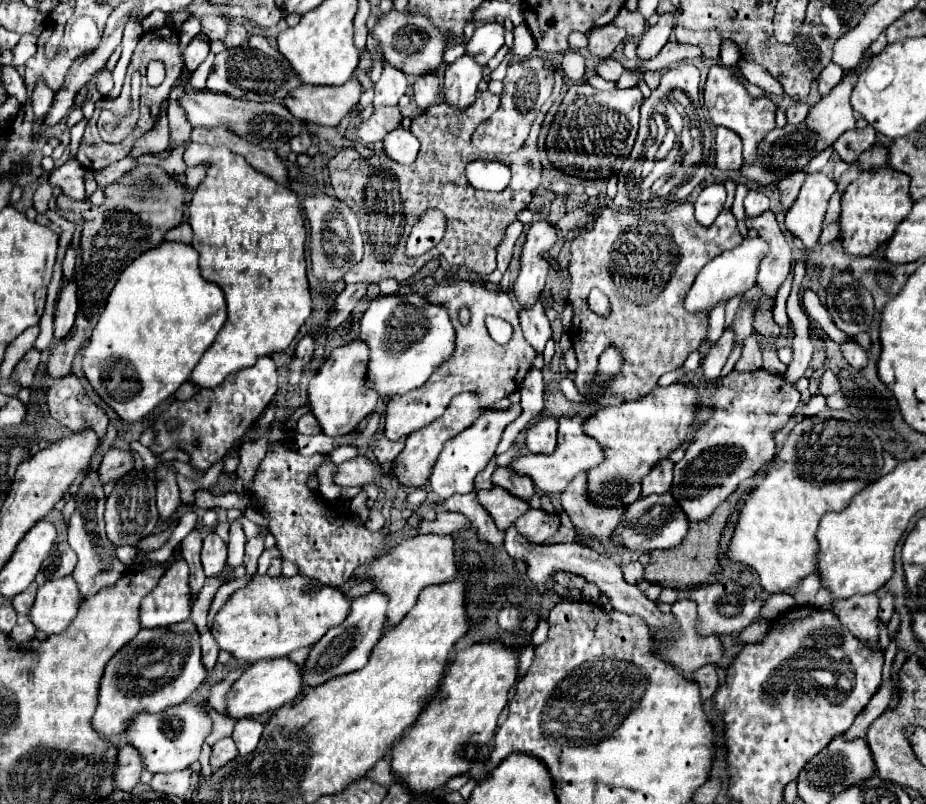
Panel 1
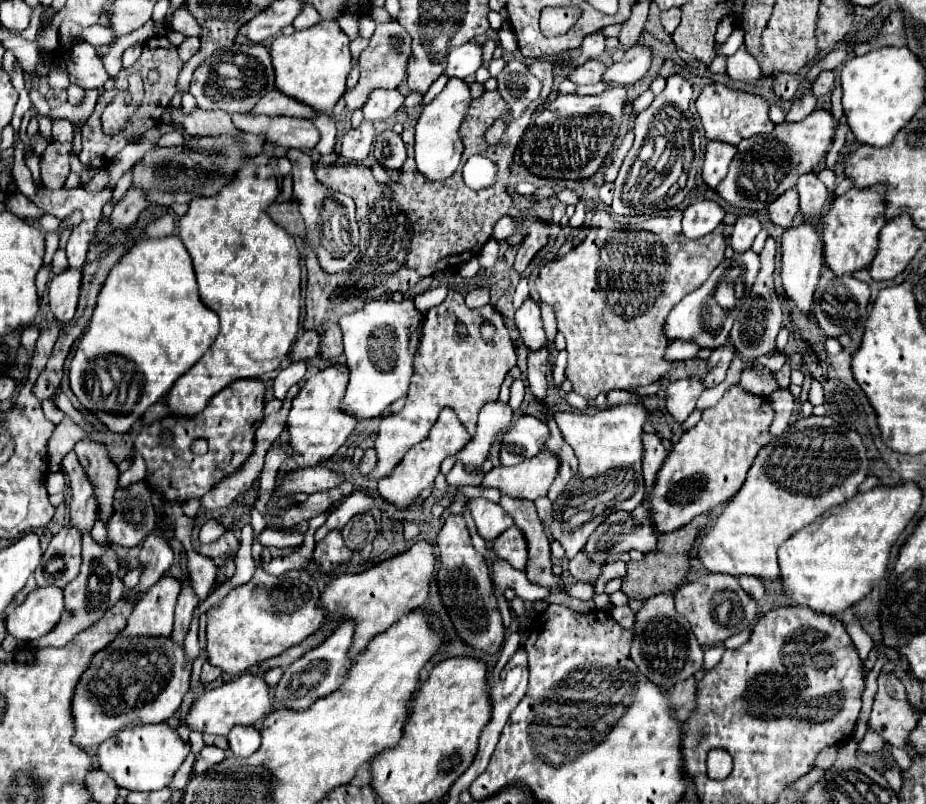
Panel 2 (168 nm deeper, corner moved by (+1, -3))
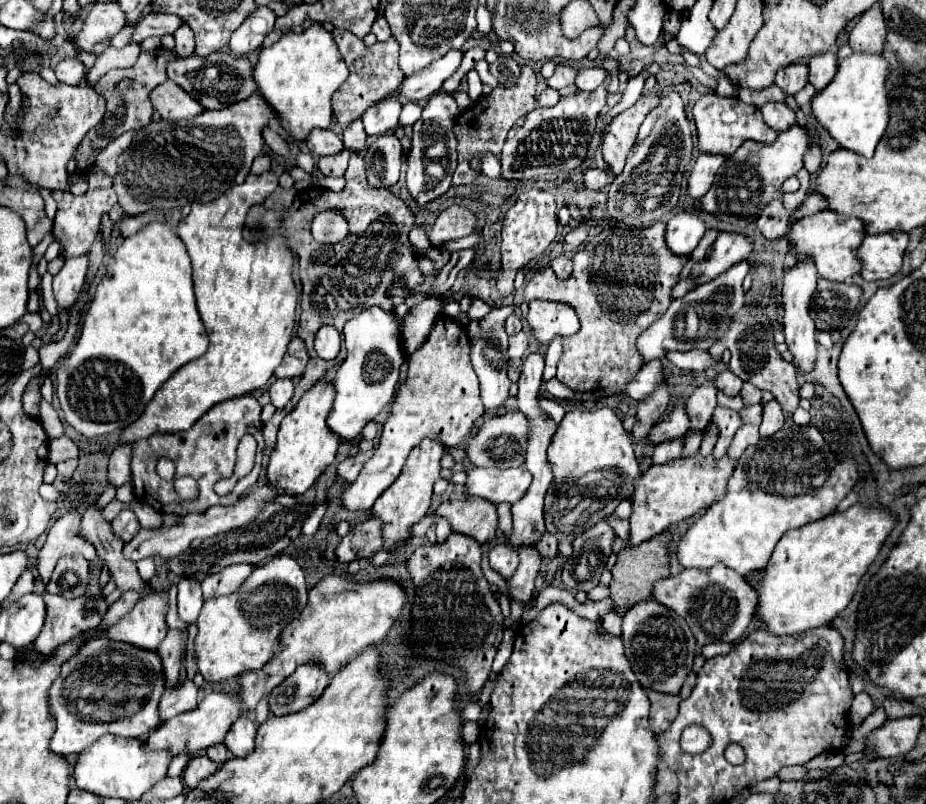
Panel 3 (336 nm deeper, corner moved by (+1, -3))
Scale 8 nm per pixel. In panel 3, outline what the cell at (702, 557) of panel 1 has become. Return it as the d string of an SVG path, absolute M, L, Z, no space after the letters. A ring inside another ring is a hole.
M651 537L649 541L643 541L637 547L621 549L611 573L613 573L613 579L609 583L609 591L611 591L609 597L613 599L615 613L625 615L625 611L629 611L635 603L647 601L651 597L655 581L669 577L669 559L667 559L665 541L659 541L659 537Z

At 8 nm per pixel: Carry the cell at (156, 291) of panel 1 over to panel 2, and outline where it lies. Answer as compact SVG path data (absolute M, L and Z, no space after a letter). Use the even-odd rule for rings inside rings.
M169 235L169 237L161 237L161 239L141 239L139 243L135 243L131 247L131 251L127 253L125 259L121 259L115 269L109 273L107 281L103 283L103 289L99 293L99 299L97 299L97 307L93 311L93 317L91 317L91 323L81 339L81 343L77 345L77 351L73 355L73 361L71 361L71 367L69 367L69 383L71 383L71 389L73 393L77 395L77 399L81 401L83 409L91 409L97 413L97 417L111 429L111 431L117 431L117 433L125 433L129 431L129 427L153 405L157 403L159 399L163 399L169 389L175 385L175 381L185 375L197 361L199 357L203 357L203 353L209 349L209 345L215 341L219 333L219 317L217 313L213 313L199 297L199 291L197 291L197 279L195 279L195 271L193 271L193 263L191 263L191 257L187 253L187 249L183 247L183 241L177 237L177 235Z

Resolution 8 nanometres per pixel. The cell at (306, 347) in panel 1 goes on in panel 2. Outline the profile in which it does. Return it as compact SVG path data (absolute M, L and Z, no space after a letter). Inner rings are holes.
M293 361L285 369L281 369L277 373L277 377L275 377L275 383L273 383L275 397L283 399L287 395L287 391L289 391L291 385L297 385L297 383L303 381L305 371L307 371L307 363L305 361Z

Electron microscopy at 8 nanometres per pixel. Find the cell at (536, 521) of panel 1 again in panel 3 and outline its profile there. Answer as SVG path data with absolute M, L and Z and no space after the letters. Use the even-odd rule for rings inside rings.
M501 543L501 545L495 545L489 553L489 567L499 573L503 579L511 579L511 575L515 573L519 565L519 555L515 551L509 549L509 545Z

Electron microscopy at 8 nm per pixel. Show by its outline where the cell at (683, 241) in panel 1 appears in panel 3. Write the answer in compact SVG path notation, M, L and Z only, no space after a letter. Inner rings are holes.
M657 221L647 229L603 229L595 235L583 249L573 255L573 275L567 281L559 281L551 267L545 267L533 275L523 291L523 299L531 303L533 299L551 299L557 303L567 303L575 309L581 329L571 337L563 337L563 355L557 367L557 379L573 391L587 393L597 391L607 385L625 385L641 369L641 357L635 349L635 341L643 329L651 325L651 313L665 313L671 305L671 289L679 281L679 273L687 257L673 255L665 245L665 223Z

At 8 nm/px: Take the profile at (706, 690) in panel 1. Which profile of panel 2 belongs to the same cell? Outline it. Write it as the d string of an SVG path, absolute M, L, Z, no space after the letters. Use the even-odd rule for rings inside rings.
M695 677L685 679L683 683L677 683L673 687L673 691L669 689L669 697L671 697L671 703L677 711L677 719L687 721L687 717L691 717L691 711L695 711L695 699L697 699Z

